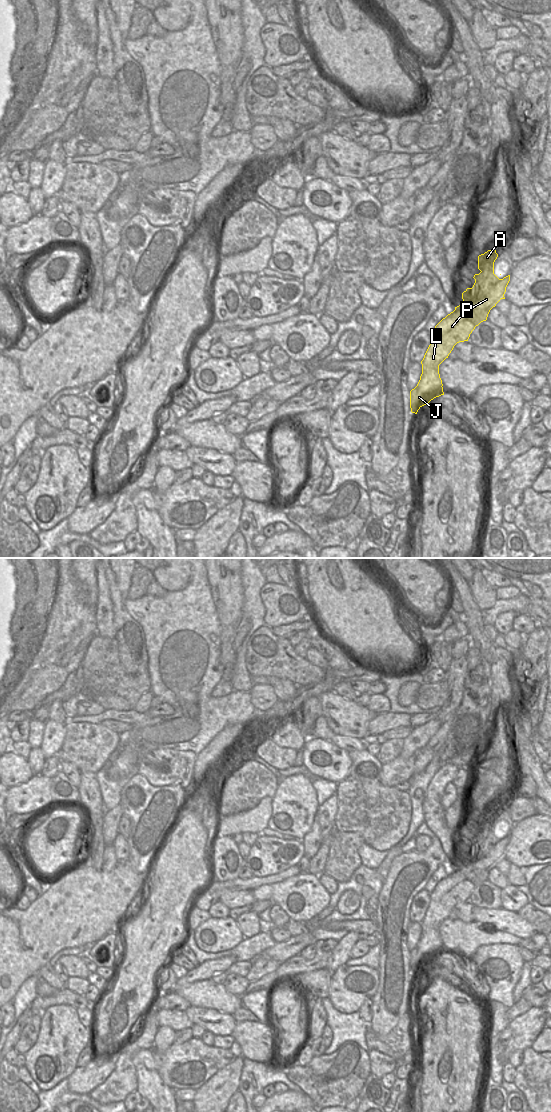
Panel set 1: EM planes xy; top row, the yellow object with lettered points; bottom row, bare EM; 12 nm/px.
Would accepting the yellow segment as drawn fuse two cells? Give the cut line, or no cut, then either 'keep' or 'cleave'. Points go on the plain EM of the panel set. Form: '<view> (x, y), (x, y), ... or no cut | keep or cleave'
no cut | keep

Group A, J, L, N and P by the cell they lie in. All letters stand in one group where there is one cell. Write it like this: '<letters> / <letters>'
A J L N P

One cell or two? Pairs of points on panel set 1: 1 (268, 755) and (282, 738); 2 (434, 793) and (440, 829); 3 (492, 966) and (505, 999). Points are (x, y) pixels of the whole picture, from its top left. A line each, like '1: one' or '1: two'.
1: two
2: one
3: one

